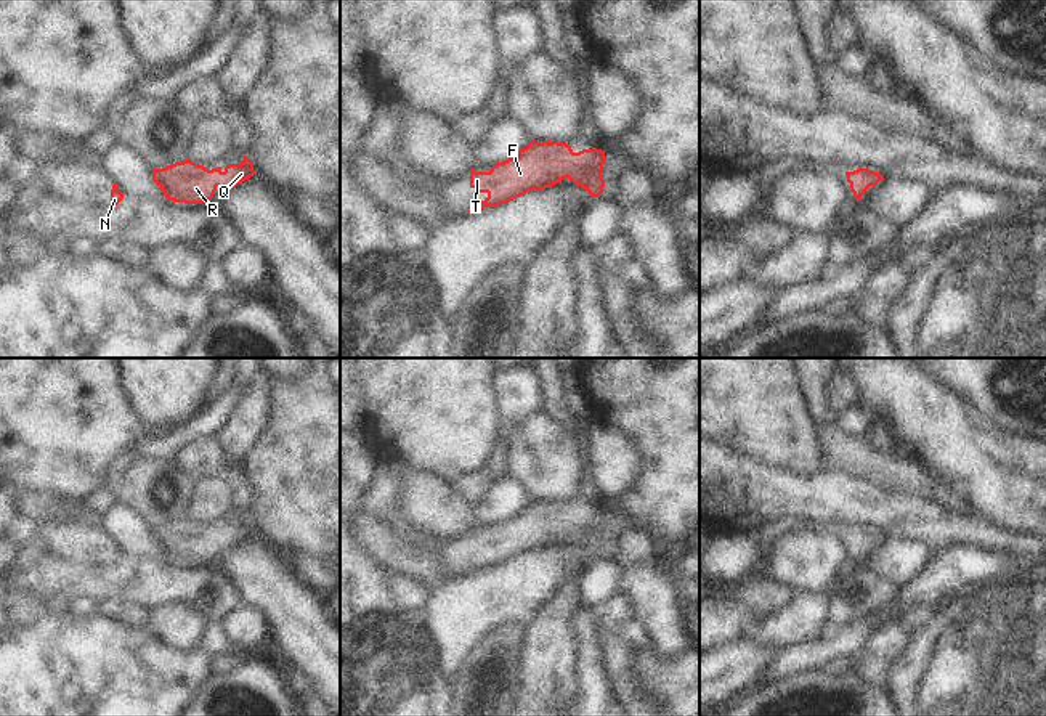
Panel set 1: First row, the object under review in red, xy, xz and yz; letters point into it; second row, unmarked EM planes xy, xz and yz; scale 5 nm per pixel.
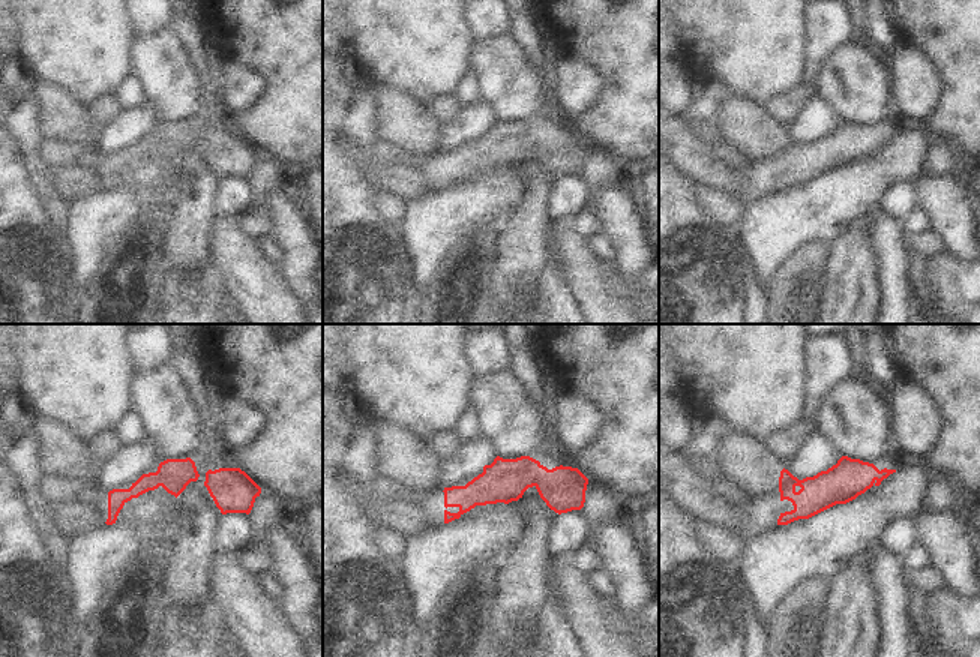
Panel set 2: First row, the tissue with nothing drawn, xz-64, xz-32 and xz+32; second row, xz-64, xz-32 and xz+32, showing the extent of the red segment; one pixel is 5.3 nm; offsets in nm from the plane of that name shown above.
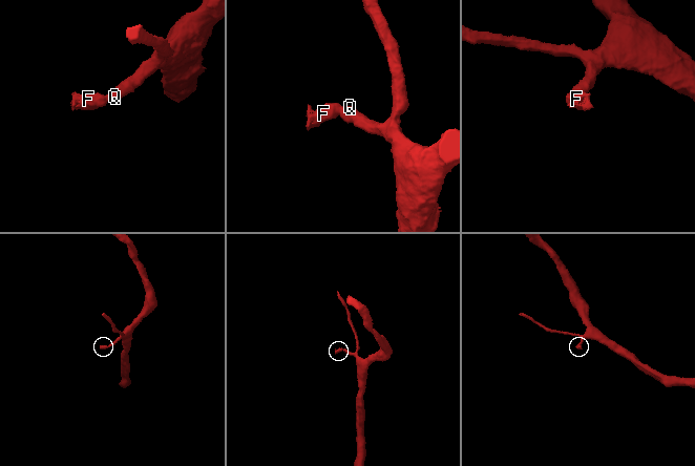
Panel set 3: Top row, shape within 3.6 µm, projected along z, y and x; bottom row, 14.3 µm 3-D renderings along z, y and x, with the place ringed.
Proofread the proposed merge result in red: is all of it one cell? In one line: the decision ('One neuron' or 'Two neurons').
One neuron

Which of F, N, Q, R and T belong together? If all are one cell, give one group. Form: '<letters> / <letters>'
F N Q R T

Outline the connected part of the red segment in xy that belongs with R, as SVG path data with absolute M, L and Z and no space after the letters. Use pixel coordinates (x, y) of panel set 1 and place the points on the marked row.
M247 156L241 164L229 164L225 169L209 170L189 159L152 169L152 181L162 189L165 199L184 204L212 201L218 188L234 188L253 175L253 164Z

